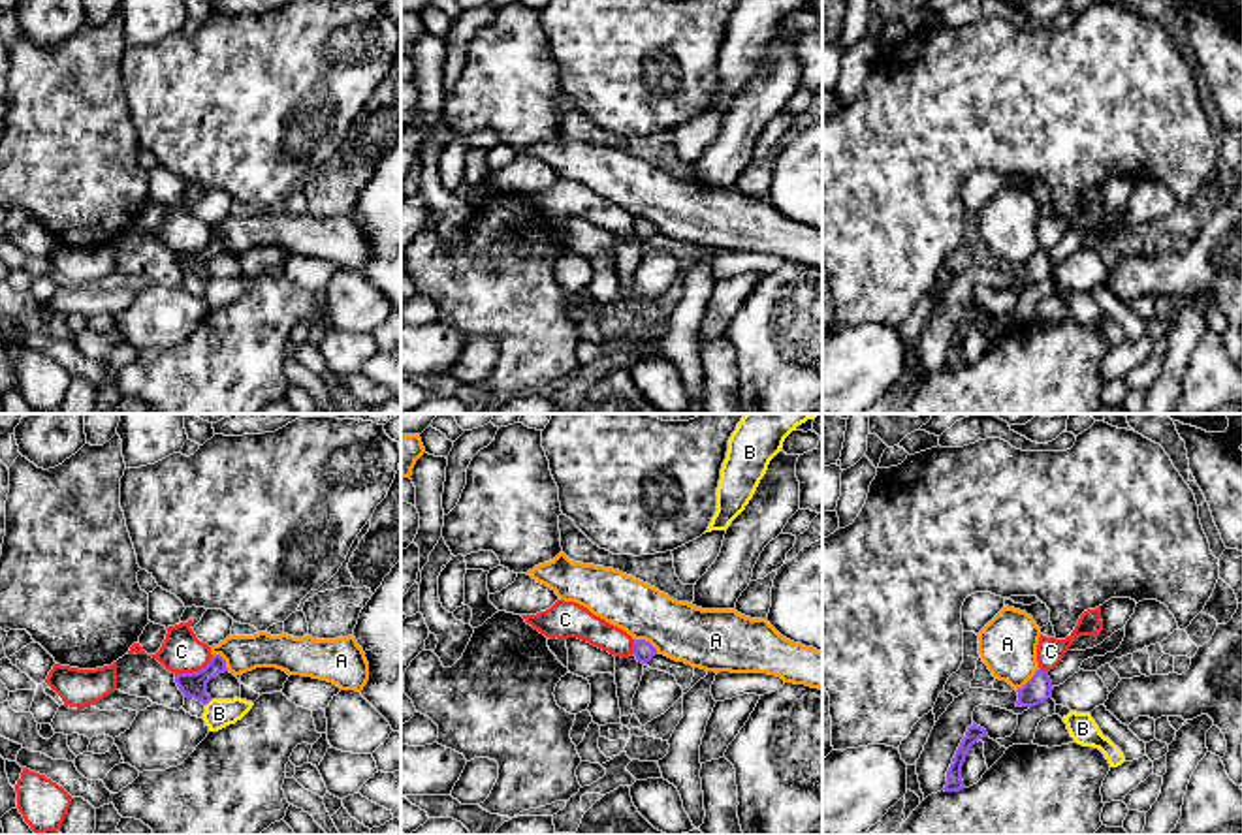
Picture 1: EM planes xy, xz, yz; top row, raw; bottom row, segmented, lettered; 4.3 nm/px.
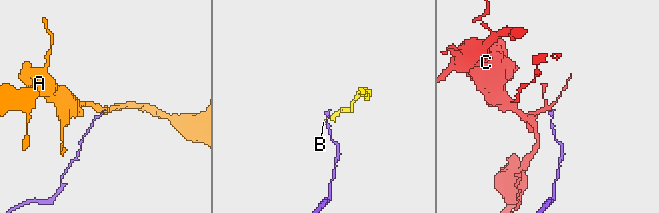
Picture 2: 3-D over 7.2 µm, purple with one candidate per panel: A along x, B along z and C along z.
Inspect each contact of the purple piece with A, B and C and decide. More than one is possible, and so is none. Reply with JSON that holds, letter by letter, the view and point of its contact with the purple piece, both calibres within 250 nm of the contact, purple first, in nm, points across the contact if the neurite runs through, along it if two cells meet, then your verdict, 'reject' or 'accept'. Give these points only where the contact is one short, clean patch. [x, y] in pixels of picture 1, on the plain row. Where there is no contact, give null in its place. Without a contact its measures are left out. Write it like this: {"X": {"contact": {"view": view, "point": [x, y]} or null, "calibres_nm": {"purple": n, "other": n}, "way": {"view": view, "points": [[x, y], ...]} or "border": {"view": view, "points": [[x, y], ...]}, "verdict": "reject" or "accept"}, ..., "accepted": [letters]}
{"A": {"contact": {"view": "xz", "point": [644, 219]}, "calibres_nm": {"purple": 90, "other": 260}, "border": {"view": "xz", "points": [[635, 217], [644, 217], [657, 230]]}, "verdict": "reject"}, "B": {"contact": {"view": "xy", "point": [207, 281]}, "calibres_nm": {"purple": 110, "other": 130}, "border": {"view": "xy", "points": [[211, 279], [206, 284]]}, "verdict": "reject"}, "C": {"contact": {"view": "xy", "point": [196, 251]}, "calibres_nm": {"purple": 110, "other": 180}, "border": {"view": "xy", "points": [[213, 236], [202, 247], [175, 254]]}, "verdict": "reject"}, "accepted": []}

